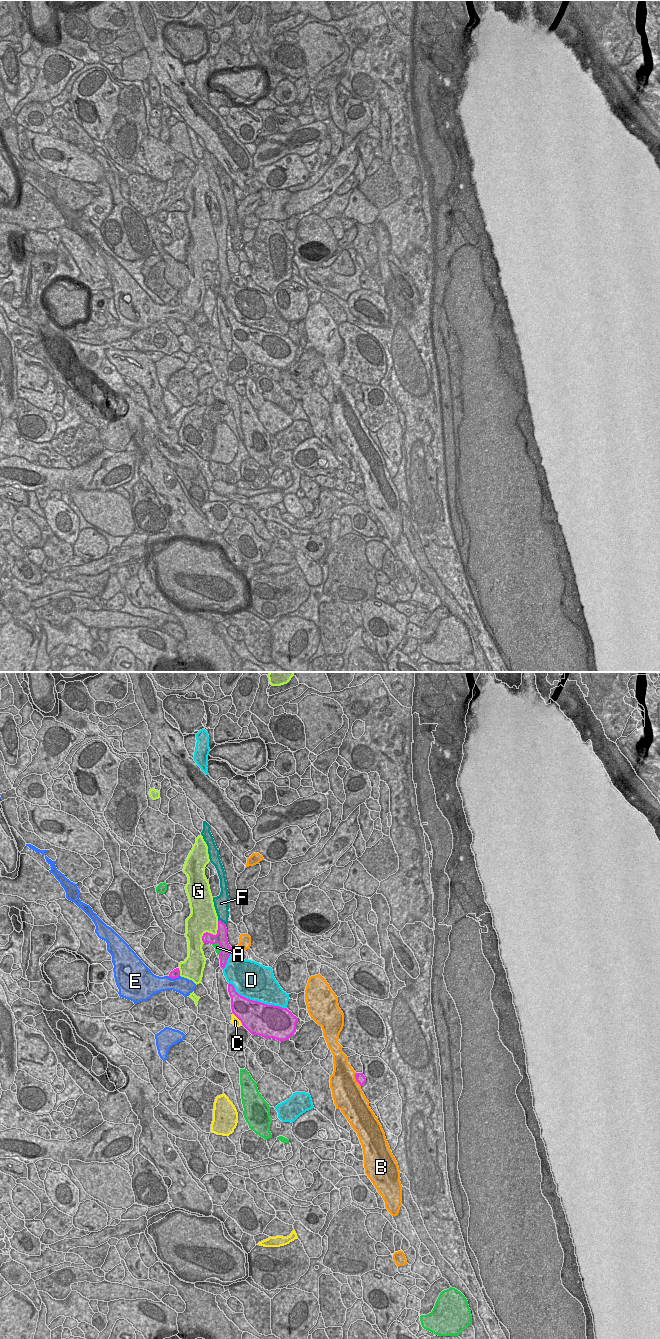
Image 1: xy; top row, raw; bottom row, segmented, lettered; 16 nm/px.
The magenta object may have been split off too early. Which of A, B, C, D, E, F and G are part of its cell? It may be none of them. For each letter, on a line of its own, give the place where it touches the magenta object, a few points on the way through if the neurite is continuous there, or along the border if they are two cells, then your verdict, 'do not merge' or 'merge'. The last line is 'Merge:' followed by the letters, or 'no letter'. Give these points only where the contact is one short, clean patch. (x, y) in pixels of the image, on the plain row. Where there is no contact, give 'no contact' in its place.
A: xy (220, 274) | do not merge
B: xy (356, 408) | do not merge
C: xy (238, 346) | do not merge
D: xy (257, 329) | do not merge
E: xy (173, 306) | do not merge
F: xy (222, 250) | along xy (218, 248), (225, 252) | do not merge
G: xy (211, 262) | do not merge
Merge: no letter

